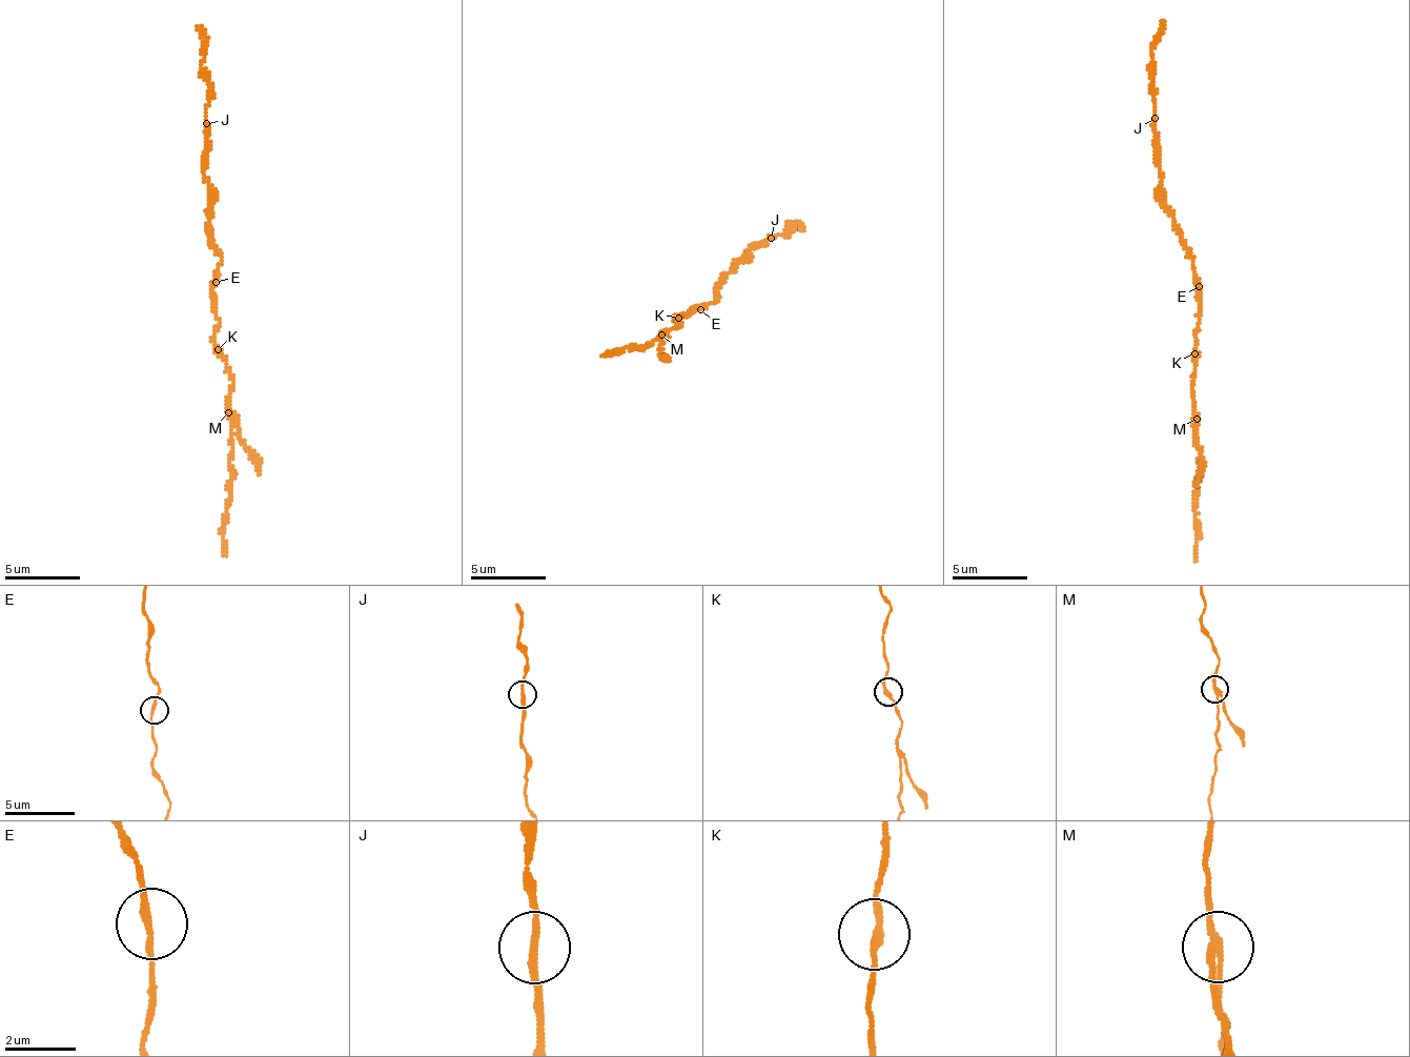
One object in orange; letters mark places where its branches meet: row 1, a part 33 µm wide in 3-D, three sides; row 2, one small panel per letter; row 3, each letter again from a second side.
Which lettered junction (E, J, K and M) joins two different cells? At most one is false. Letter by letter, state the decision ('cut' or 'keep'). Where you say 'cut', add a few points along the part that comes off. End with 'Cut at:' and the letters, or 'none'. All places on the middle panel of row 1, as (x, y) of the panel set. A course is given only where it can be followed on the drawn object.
E: keep
J: keep
K: keep
M: cut; foreign part runs (660, 336), (646, 348), (605, 357)
Cut at: M

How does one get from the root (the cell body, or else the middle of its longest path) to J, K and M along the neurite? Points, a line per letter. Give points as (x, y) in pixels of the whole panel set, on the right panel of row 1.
J: (1197, 285), (1192, 258), (1173, 222), (1173, 211), (1165, 204), (1160, 147), (1155, 144), (1155, 118)
K: (1197, 285), (1199, 323), (1194, 353)
M: (1197, 285), (1199, 323), (1192, 397), (1193, 414), (1199, 418)

